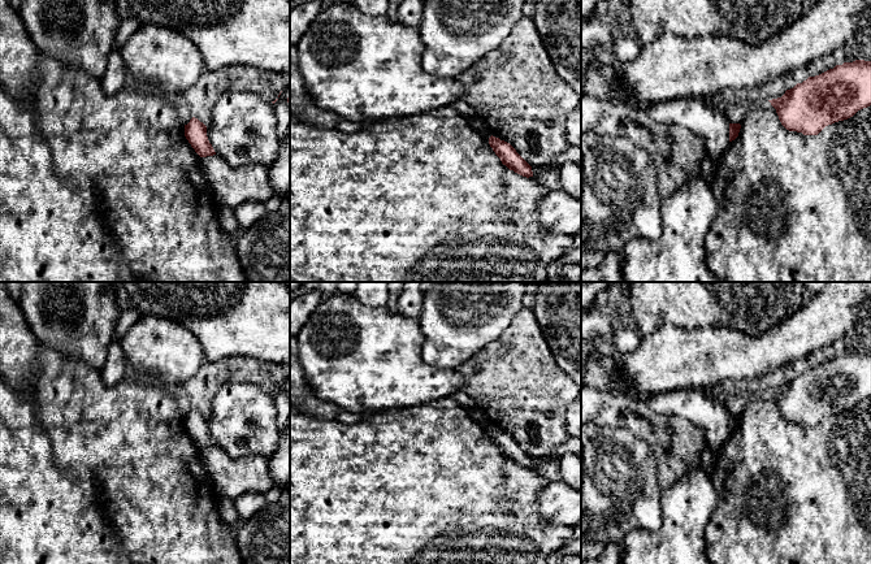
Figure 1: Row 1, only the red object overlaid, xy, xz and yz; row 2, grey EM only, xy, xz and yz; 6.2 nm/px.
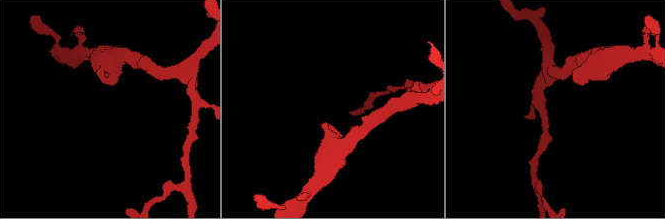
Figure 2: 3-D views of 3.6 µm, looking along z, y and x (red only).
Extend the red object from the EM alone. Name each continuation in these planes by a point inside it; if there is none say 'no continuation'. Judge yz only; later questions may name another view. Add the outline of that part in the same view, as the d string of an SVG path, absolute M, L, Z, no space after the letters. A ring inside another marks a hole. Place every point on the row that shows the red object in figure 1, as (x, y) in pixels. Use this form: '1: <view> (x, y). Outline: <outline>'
no continuation

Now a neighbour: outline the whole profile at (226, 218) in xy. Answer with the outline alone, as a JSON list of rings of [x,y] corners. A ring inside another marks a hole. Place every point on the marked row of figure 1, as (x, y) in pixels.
[[[217,205],[217,222],[222,229],[224,234],[231,237],[234,240],[237,239],[240,227],[237,221],[234,209],[226,205]]]

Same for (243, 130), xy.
[[[224,88],[213,107],[207,136],[229,166],[272,165],[281,139],[274,104],[250,91]]]

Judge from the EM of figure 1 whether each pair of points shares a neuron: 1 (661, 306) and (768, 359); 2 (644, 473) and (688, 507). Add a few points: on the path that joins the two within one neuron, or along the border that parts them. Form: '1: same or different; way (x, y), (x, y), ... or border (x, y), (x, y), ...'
1: different; border (674, 324), (681, 329), (726, 326), (733, 330)
2: different; border (662, 490), (661, 521)

